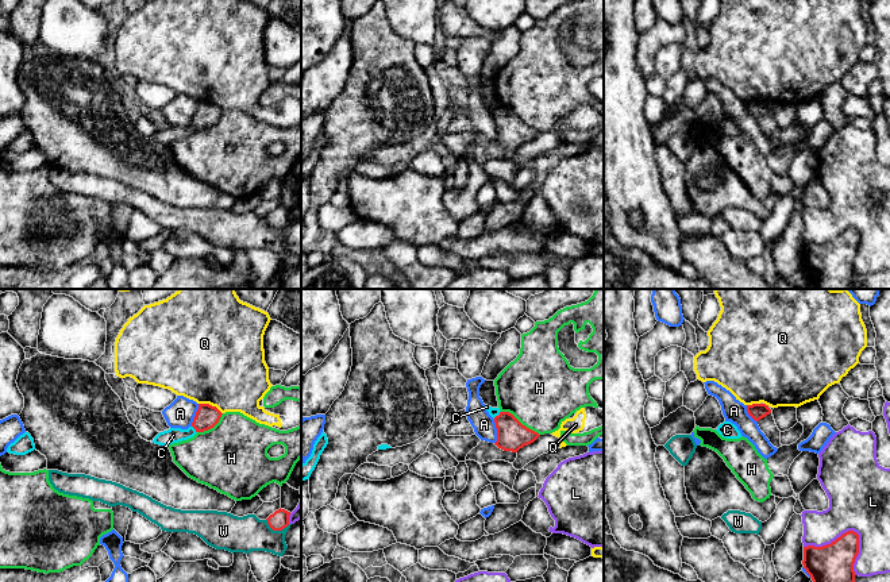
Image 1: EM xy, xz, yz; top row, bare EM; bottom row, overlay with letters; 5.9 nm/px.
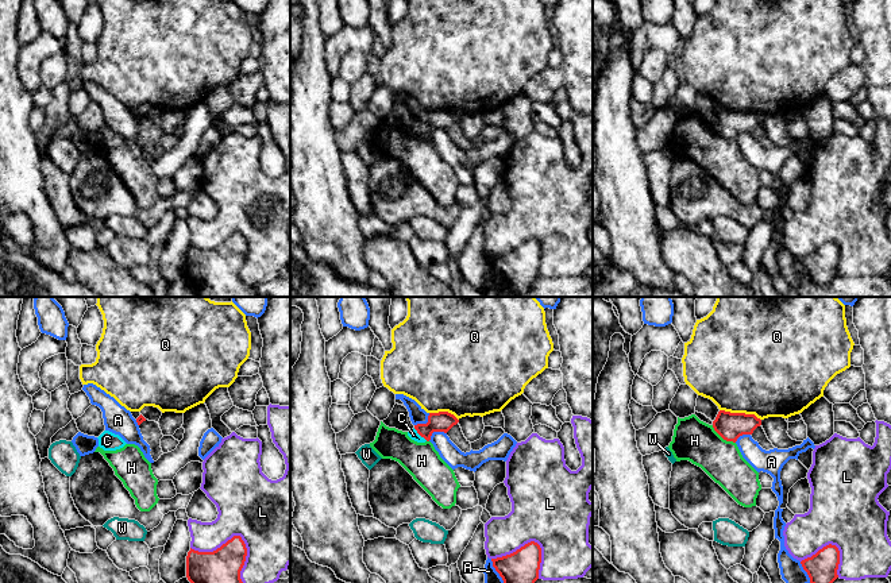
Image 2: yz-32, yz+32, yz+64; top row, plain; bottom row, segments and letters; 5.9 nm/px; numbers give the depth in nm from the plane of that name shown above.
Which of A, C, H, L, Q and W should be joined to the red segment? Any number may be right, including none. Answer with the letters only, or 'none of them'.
none of them

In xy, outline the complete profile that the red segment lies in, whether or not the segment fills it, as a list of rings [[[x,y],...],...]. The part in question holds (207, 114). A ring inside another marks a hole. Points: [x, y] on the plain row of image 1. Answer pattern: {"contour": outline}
{"contour": [[[199,101],[192,124],[196,127],[196,130],[208,128],[219,120],[221,112],[223,111],[216,104],[209,101]]]}

